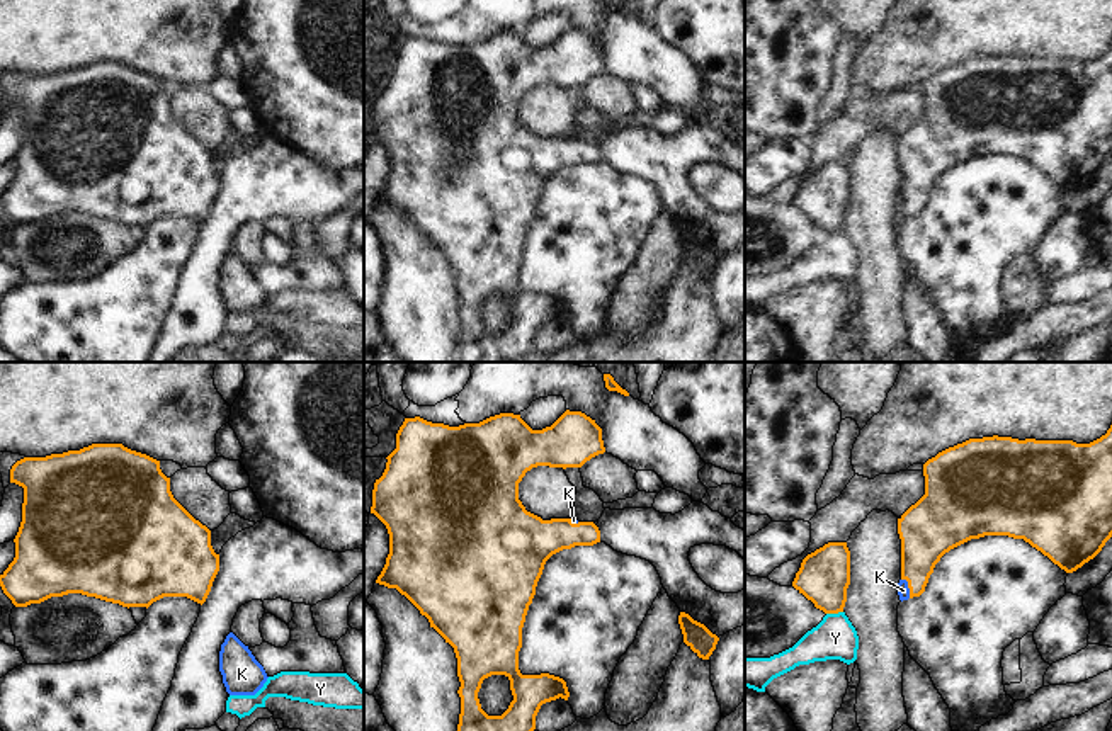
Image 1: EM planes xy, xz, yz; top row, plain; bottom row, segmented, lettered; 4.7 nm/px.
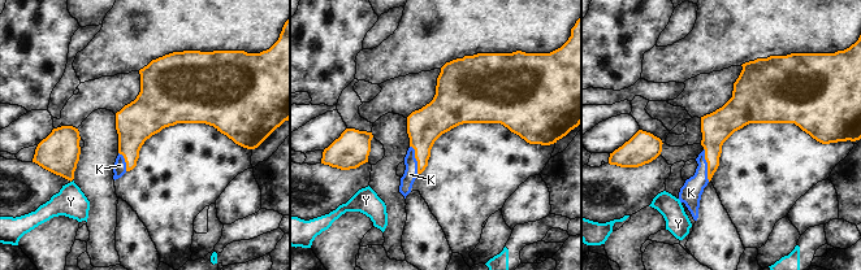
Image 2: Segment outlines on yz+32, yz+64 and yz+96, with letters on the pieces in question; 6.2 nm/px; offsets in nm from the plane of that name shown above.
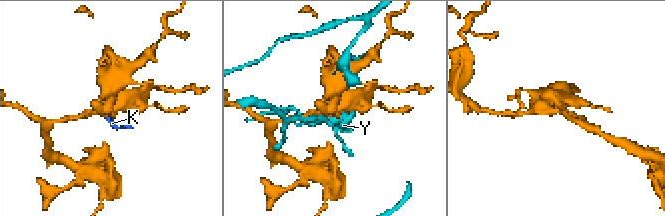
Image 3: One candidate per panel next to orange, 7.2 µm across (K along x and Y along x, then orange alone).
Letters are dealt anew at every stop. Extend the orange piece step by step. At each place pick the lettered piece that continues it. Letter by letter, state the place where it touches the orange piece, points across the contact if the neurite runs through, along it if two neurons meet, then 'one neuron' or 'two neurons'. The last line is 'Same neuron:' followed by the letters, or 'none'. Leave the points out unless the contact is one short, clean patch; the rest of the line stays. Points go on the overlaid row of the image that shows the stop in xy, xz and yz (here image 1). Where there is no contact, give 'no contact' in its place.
K: yz (908, 587) | across yz (925, 538), (908, 587), (903, 590) | one neuron
Y: yz (834, 612) | two neurons
Same neuron: K

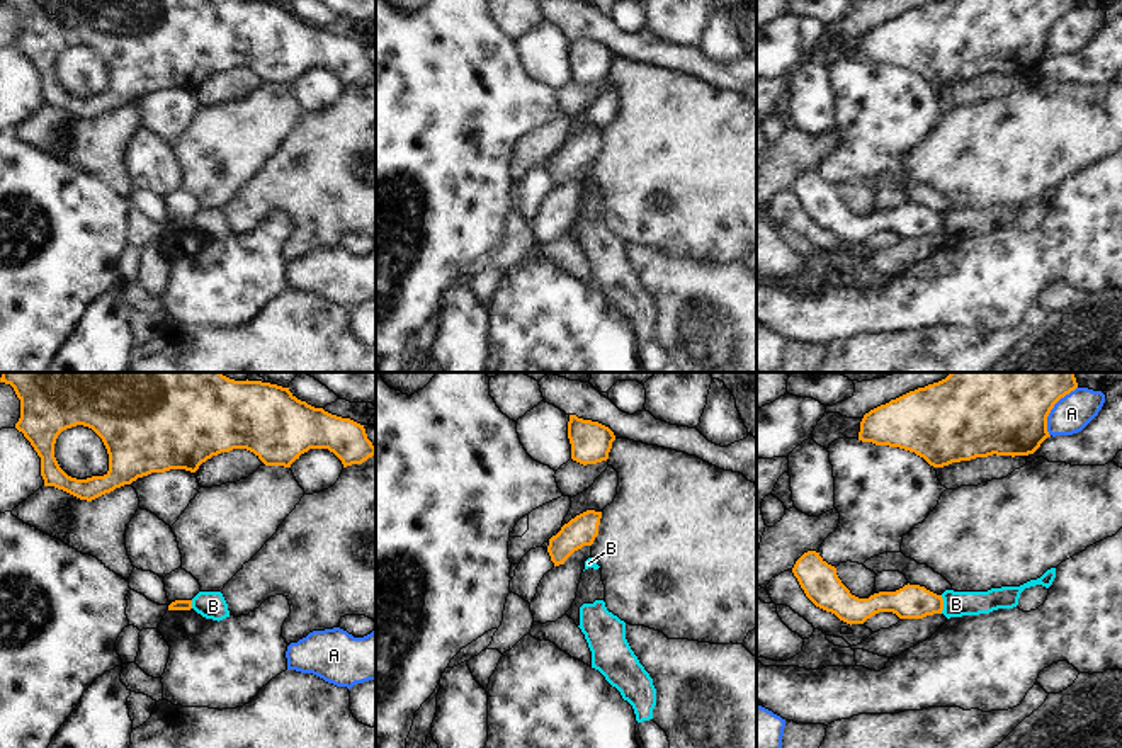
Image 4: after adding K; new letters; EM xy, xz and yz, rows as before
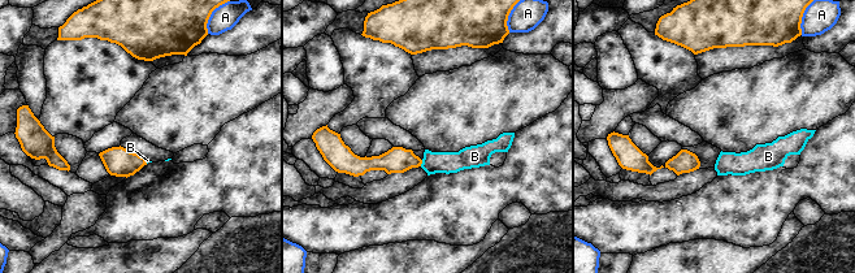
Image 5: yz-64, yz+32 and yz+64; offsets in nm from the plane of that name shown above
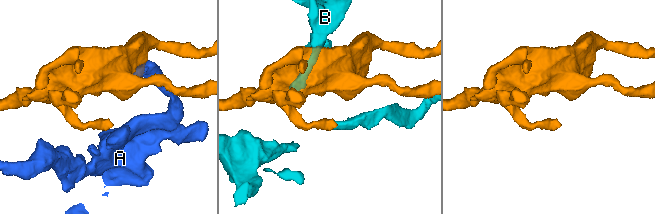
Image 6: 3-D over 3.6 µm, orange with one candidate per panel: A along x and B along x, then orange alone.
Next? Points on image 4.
A: yz (1051, 408) | two neurons
B: yz (942, 604) | two neurons
Same neuron: none

